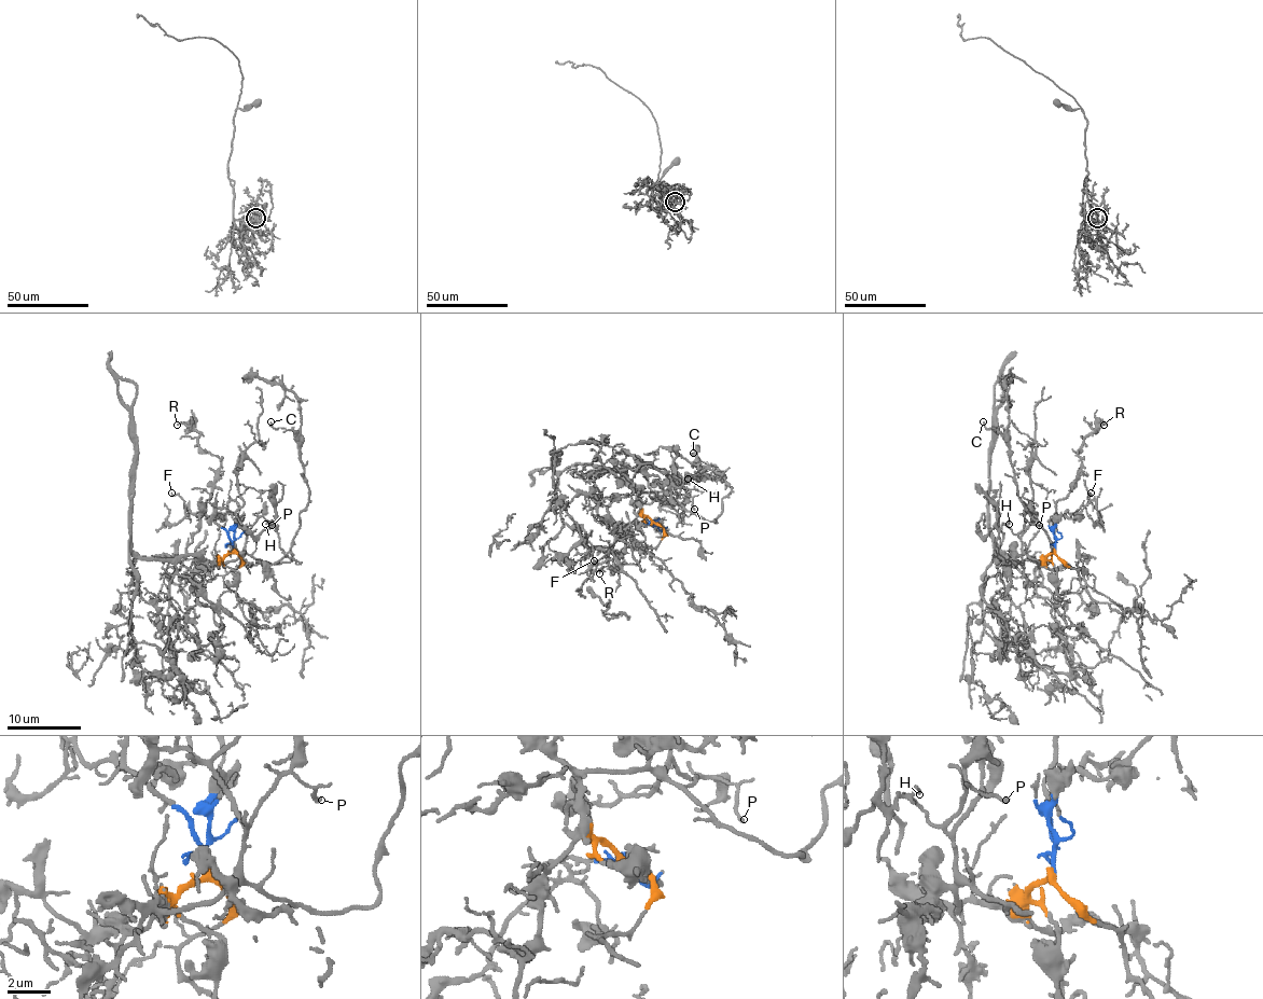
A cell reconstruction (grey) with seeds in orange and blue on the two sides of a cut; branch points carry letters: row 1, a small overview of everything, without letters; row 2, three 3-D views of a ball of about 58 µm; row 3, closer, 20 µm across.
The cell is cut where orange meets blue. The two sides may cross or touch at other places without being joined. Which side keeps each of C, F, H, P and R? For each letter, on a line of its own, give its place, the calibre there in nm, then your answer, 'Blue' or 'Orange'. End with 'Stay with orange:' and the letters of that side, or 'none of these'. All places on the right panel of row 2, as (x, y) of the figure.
C: Place: (983, 421). Thickness 140 nm. Orange
F: Place: (1091, 493). Thickness 140 nm. Blue
H: Place: (1009, 524). Thickness 110 nm. Orange
P: Place: (1039, 525). Thickness 150 nm. Orange
R: Place: (1104, 425). Thickness 120 nm. Blue
Stay with orange: C, H, P

